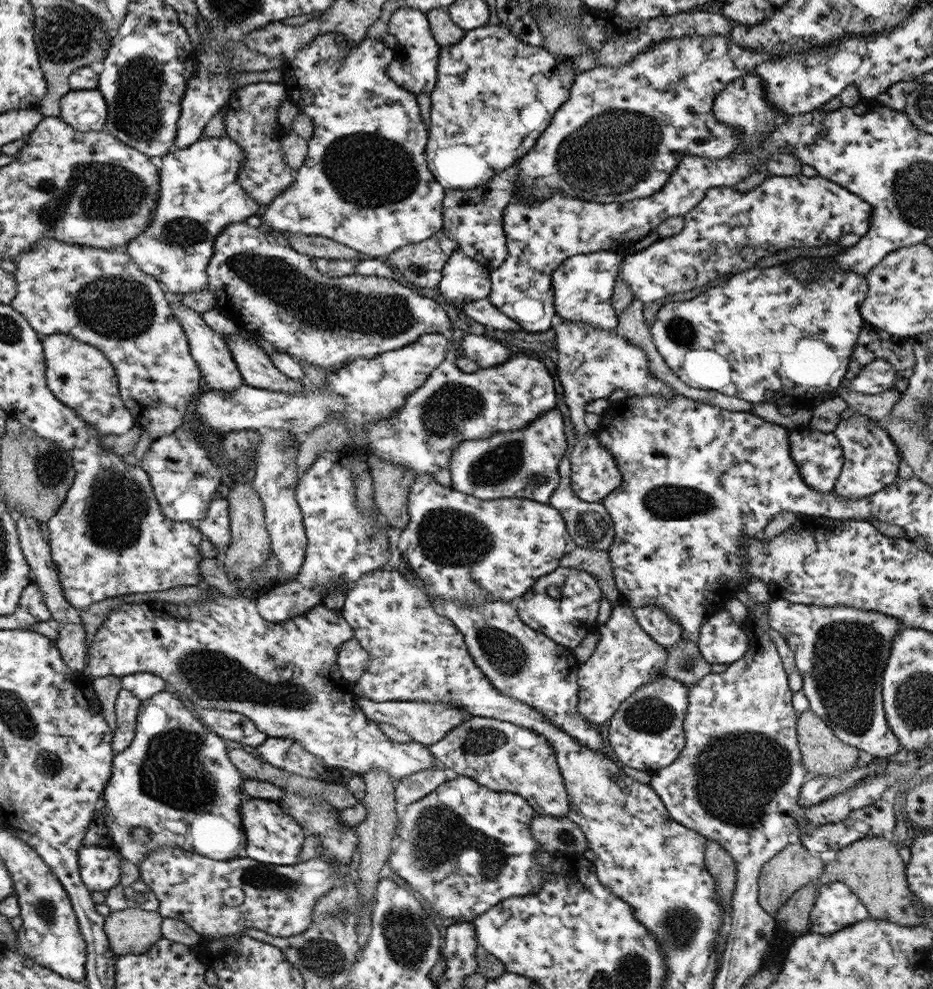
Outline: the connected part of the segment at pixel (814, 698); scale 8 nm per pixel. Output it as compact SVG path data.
M771 598L768 608L770 629L783 634L792 652L796 652L795 660L800 660L800 672L808 676L808 680L803 680L803 694L808 698L809 709L847 745L855 746L880 758L896 754L901 744L888 727L881 688L882 674L890 657L894 637L904 628L901 620L883 612L865 611L846 605L821 607L796 604L783 598Z

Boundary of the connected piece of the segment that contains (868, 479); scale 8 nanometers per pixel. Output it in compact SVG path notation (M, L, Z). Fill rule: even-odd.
M855 413L848 420L842 420L833 431L843 450L844 464L833 488L833 493L846 500L859 500L876 494L899 477L898 466L902 462L901 451L889 435L886 425L878 419Z

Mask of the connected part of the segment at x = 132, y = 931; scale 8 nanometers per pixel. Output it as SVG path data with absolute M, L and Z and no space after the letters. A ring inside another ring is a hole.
M128 907L105 916L104 933L116 955L145 953L163 938L163 916L156 911Z

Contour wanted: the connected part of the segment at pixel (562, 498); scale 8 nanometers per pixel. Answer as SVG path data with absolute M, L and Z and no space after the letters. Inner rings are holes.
M569 458L561 460L559 466L559 475L562 477L559 486L555 488L554 494L550 495L549 504L555 506L563 515L563 519L567 523L568 532L575 539L577 546L591 546L595 549L607 550L612 544L615 530L611 516L605 506L599 501L584 502L580 500L571 487L571 464Z

